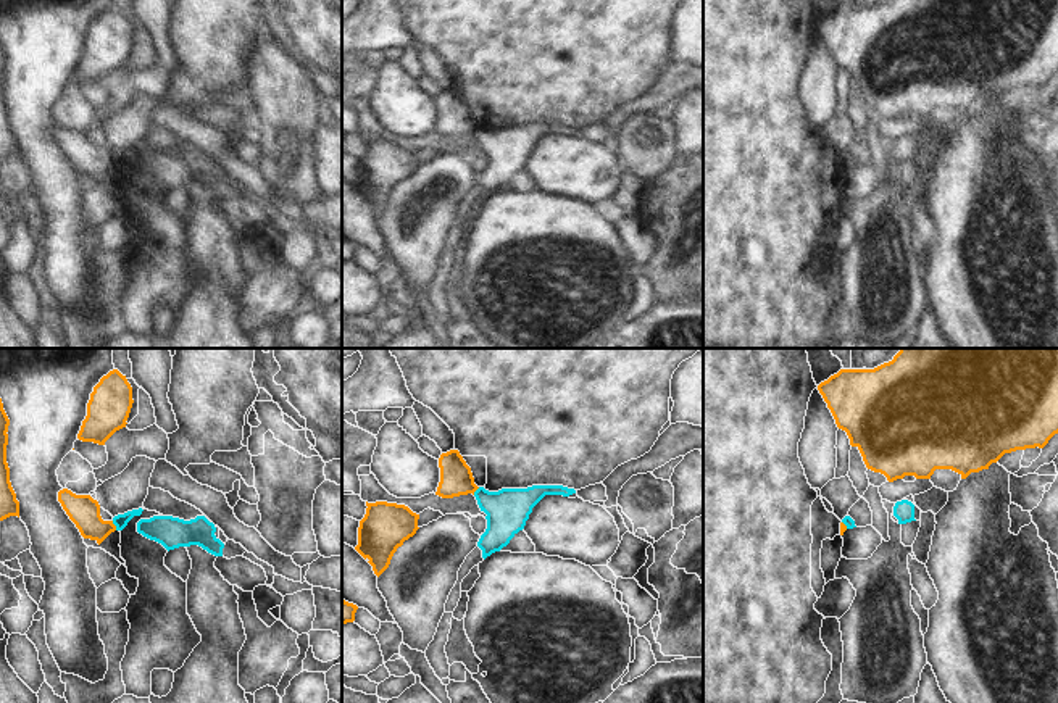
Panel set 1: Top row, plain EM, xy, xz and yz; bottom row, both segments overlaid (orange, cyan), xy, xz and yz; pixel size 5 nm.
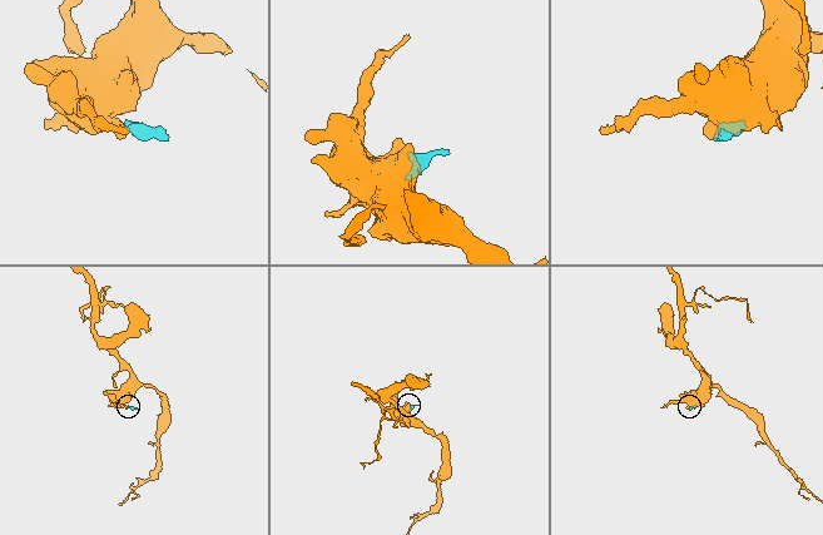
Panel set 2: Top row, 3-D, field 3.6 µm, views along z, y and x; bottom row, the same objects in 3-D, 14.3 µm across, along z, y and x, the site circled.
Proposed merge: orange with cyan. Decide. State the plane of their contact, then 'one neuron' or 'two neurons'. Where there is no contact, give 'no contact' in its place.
xy | two neurons

